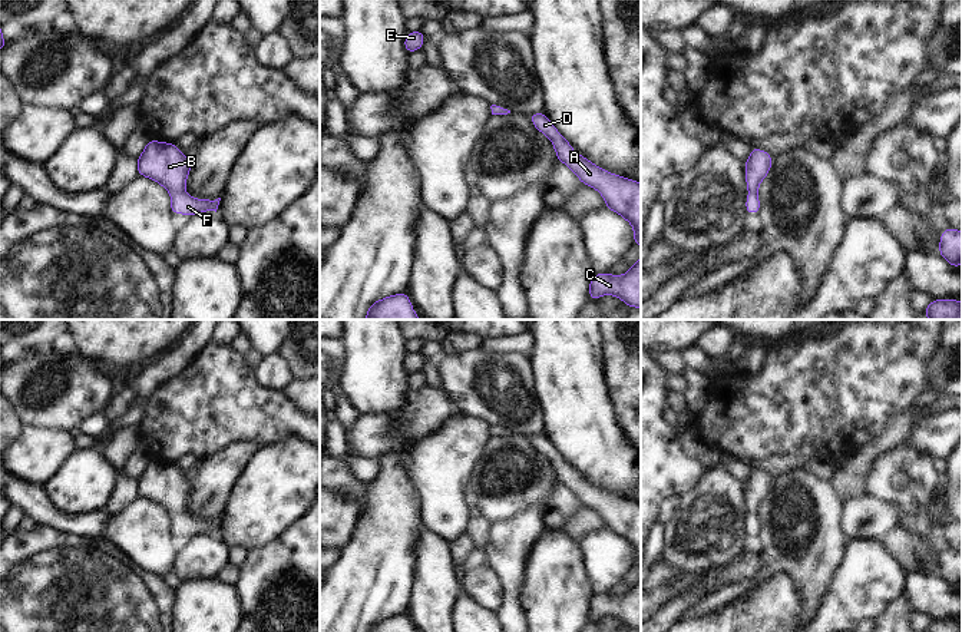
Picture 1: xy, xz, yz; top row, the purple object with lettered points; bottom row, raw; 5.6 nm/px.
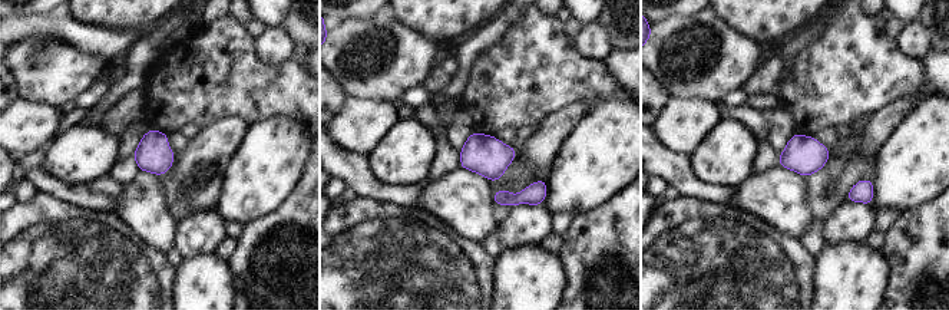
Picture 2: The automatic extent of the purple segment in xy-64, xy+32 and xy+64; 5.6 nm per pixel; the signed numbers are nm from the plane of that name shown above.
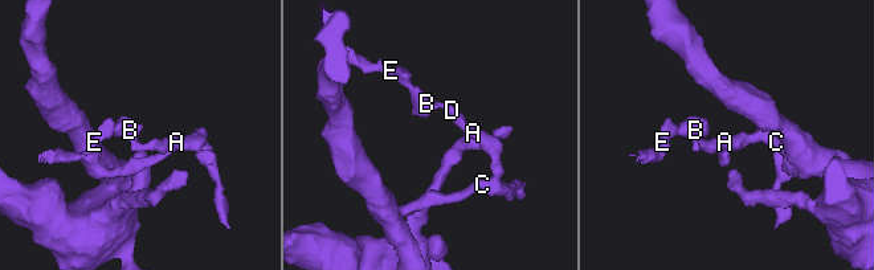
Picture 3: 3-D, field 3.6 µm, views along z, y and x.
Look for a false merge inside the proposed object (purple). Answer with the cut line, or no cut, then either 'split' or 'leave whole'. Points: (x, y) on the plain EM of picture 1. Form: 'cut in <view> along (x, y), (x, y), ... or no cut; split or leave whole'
no cut; leave whole

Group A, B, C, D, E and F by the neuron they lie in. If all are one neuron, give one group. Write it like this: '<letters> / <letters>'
A B C D E F

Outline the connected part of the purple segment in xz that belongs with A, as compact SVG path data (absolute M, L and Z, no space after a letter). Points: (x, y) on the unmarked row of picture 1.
M543 433L532 434L528 439L540 454L549 459L558 482L565 484L579 499L581 504L596 510L608 530L631 545L634 549L634 565L641 568L641 504L606 493L581 474L573 473L572 466L558 453Z

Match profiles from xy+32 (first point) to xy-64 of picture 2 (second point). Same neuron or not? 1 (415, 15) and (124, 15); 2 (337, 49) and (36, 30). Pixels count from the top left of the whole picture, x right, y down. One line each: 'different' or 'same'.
1: same
2: different

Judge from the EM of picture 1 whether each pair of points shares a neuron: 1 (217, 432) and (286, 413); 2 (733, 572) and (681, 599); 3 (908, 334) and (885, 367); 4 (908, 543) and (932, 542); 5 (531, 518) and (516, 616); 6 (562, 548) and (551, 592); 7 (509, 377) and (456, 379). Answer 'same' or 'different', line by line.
1: same
2: same
3: same
4: same
5: same
6: same
7: same

